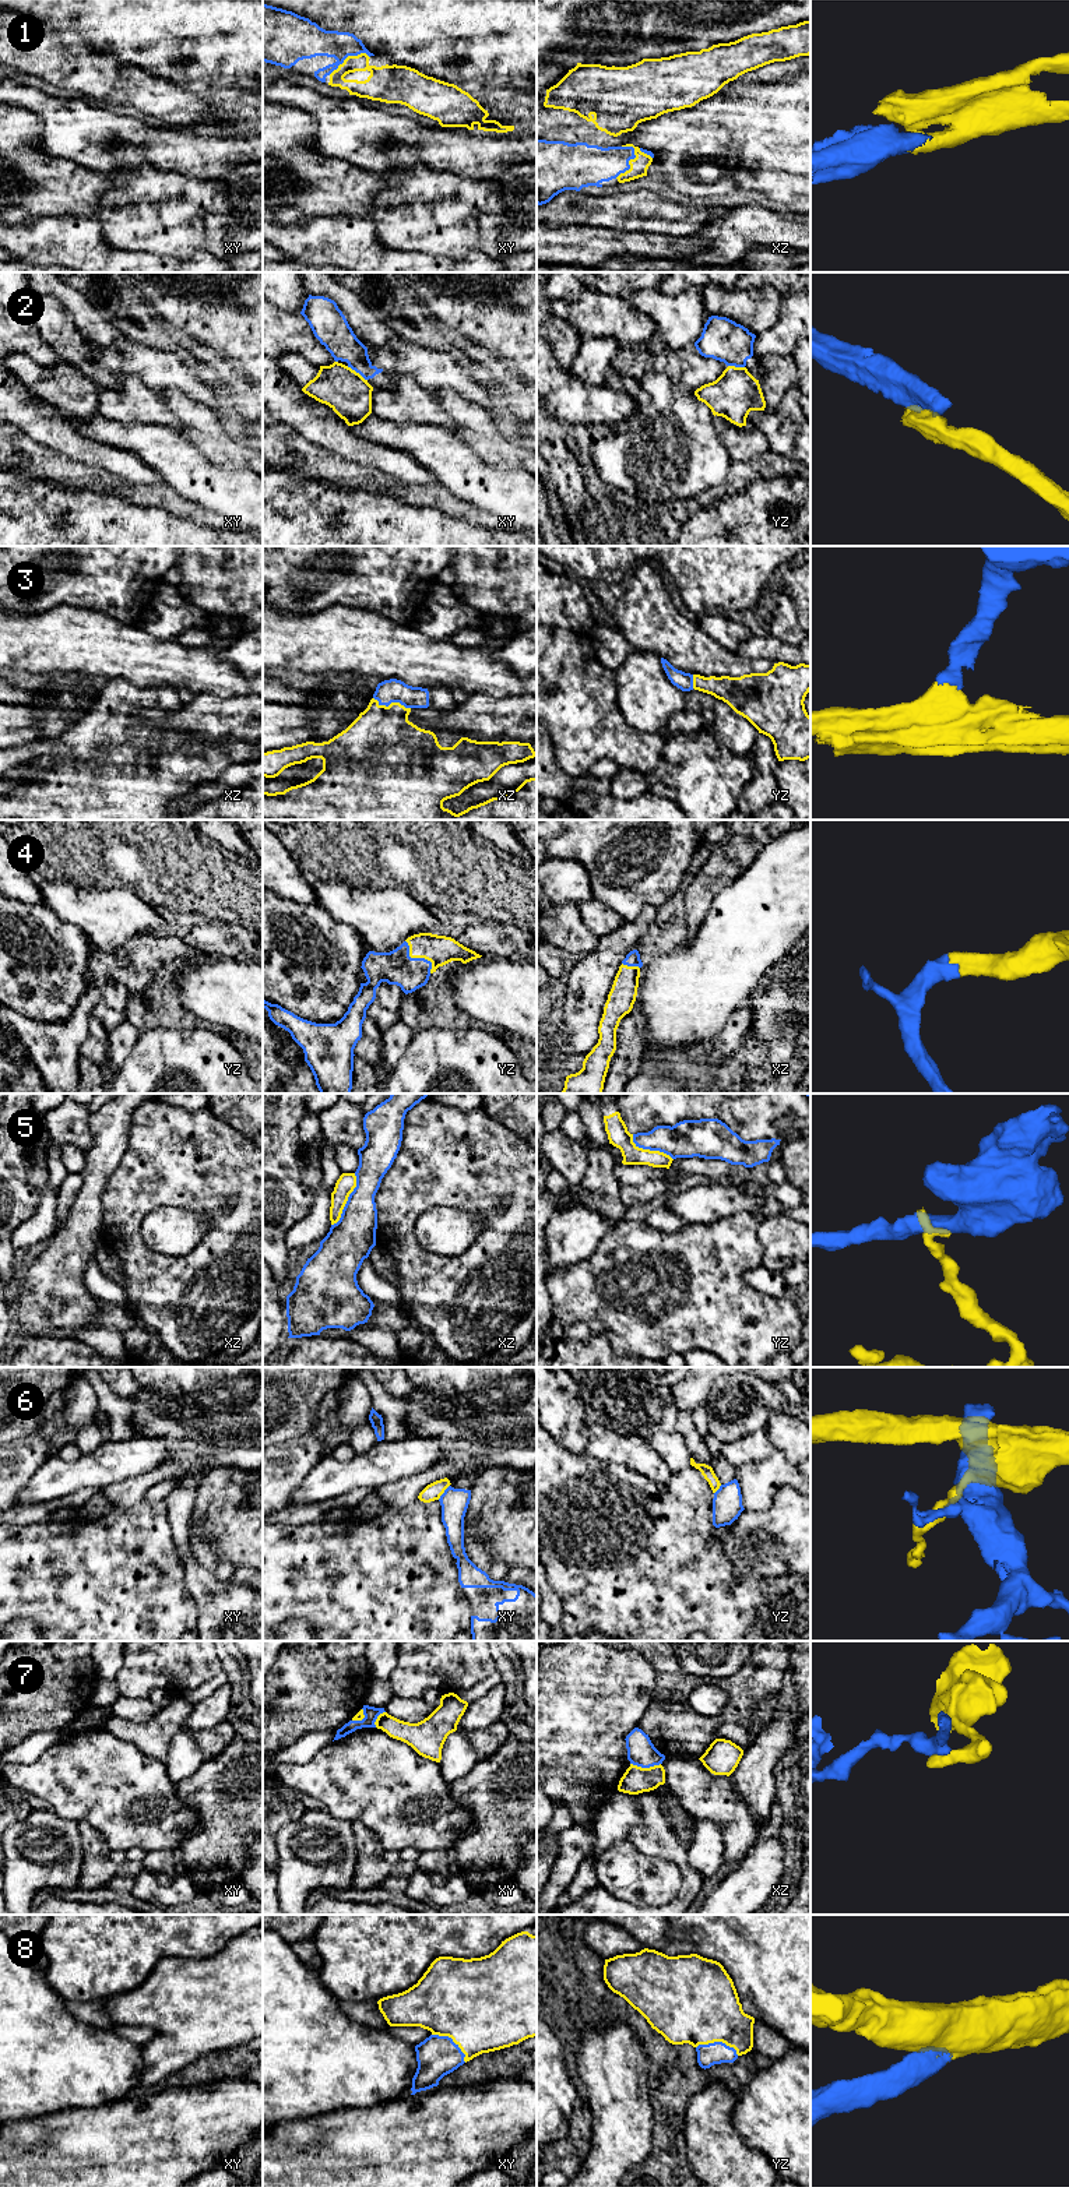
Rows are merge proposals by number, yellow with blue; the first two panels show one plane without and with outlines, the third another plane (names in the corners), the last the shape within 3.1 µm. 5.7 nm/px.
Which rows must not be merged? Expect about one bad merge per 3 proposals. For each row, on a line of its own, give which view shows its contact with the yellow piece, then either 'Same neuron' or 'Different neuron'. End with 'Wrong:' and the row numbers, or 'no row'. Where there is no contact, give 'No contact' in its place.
1: Touches yellow in xz. Same neuron
2: Touches yellow in xy. Different neuron
3: Touches yellow in xz. Same neuron
4: Touches yellow in yz. Same neuron
5: Touches yellow in xz. Different neuron
6: Touches yellow in xy. Different neuron
7: Touches yellow in xz. Different neuron
8: Touches yellow in xy. Same neuron
Wrong: 2, 5, 6, 7

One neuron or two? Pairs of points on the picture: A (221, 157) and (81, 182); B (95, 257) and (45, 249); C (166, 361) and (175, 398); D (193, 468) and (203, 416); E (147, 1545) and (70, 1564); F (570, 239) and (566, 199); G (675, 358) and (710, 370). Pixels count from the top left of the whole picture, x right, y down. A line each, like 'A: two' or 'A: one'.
A: two
B: one
C: two
D: two
E: one
F: two
G: one

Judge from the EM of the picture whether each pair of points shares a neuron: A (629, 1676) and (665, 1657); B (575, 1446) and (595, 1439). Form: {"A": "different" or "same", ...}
{"A": "different", "B": "different"}

